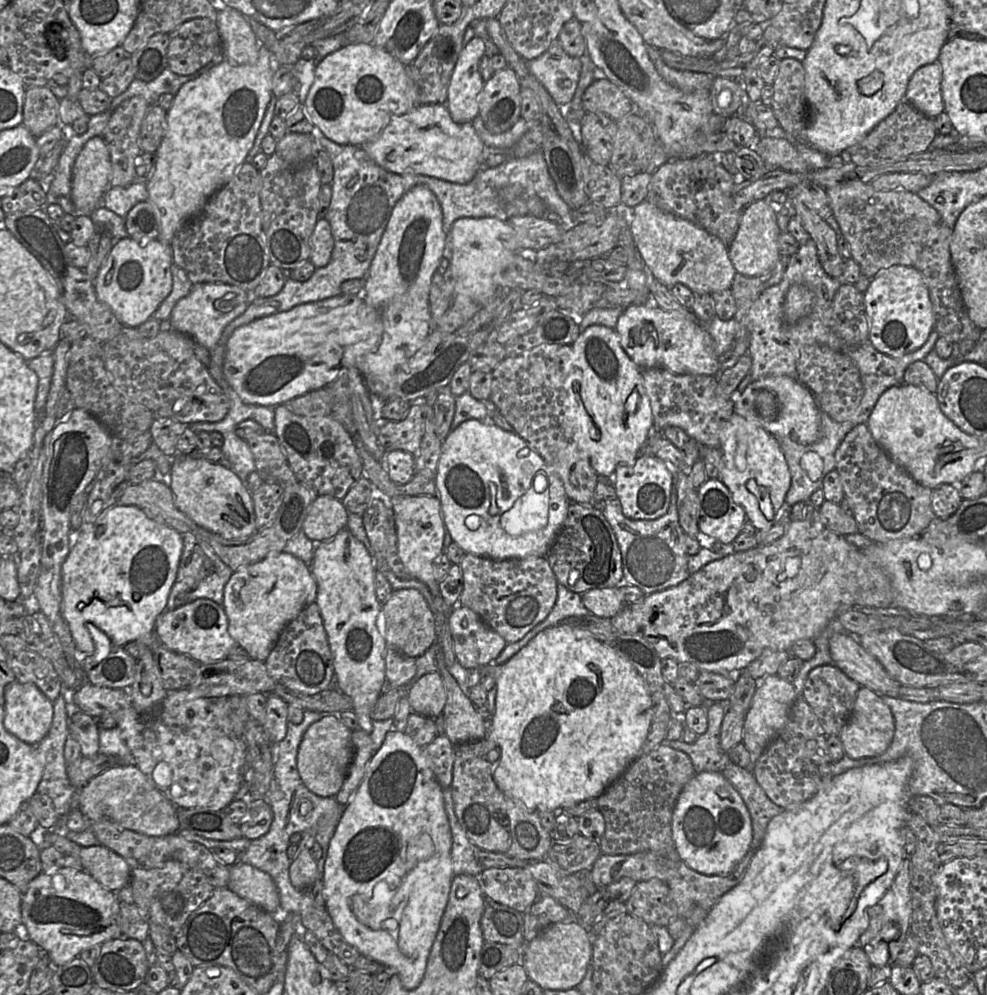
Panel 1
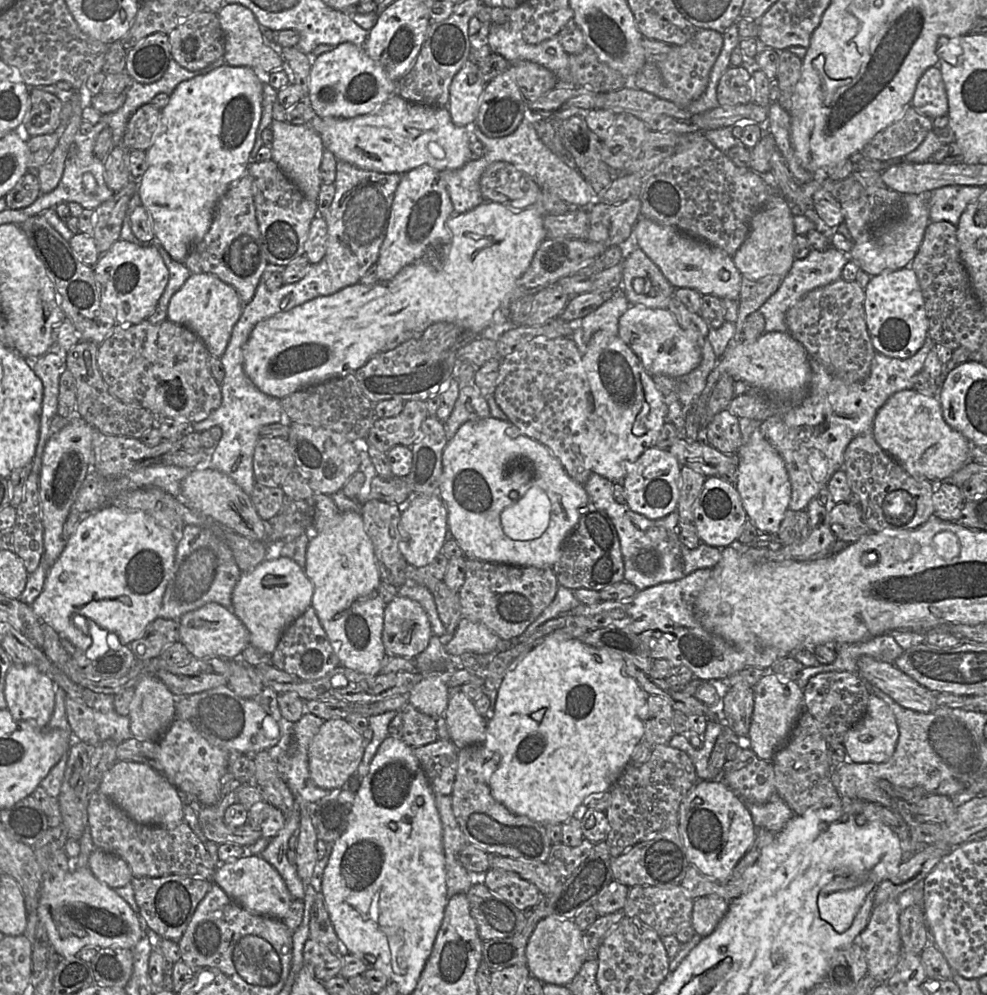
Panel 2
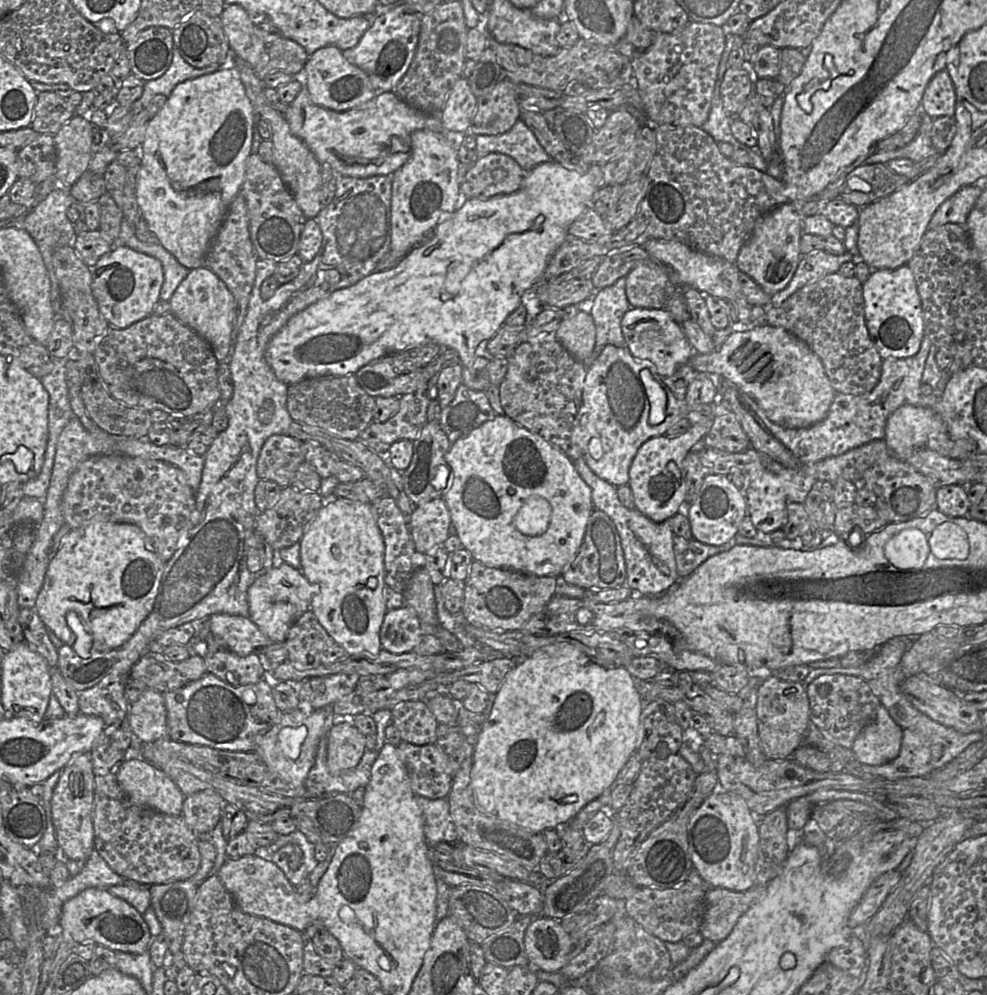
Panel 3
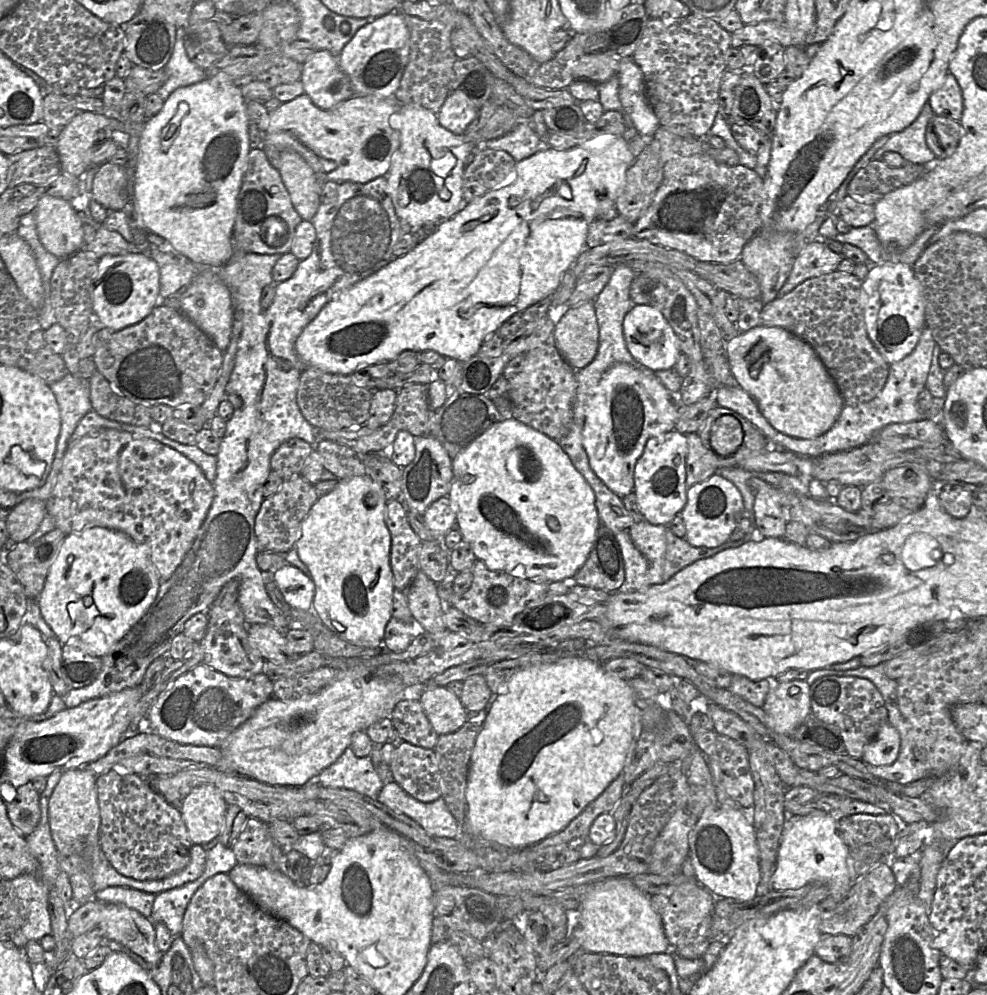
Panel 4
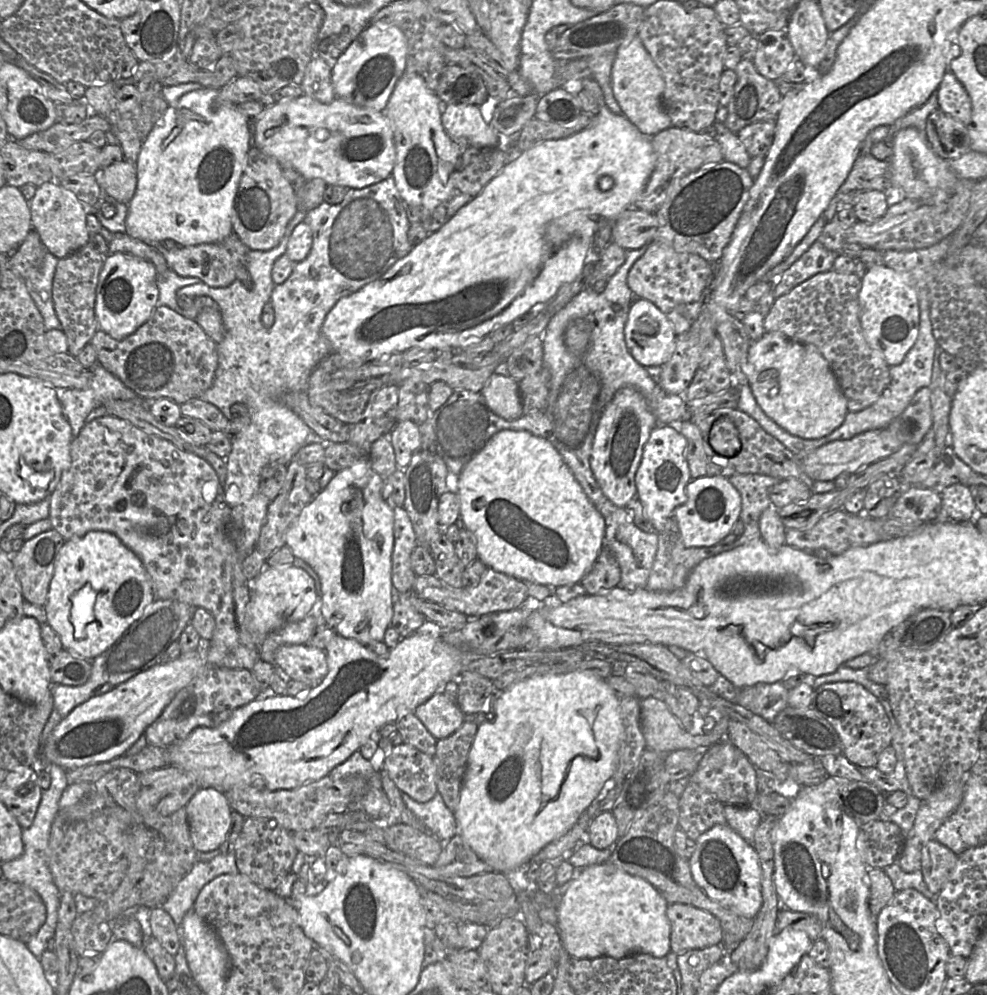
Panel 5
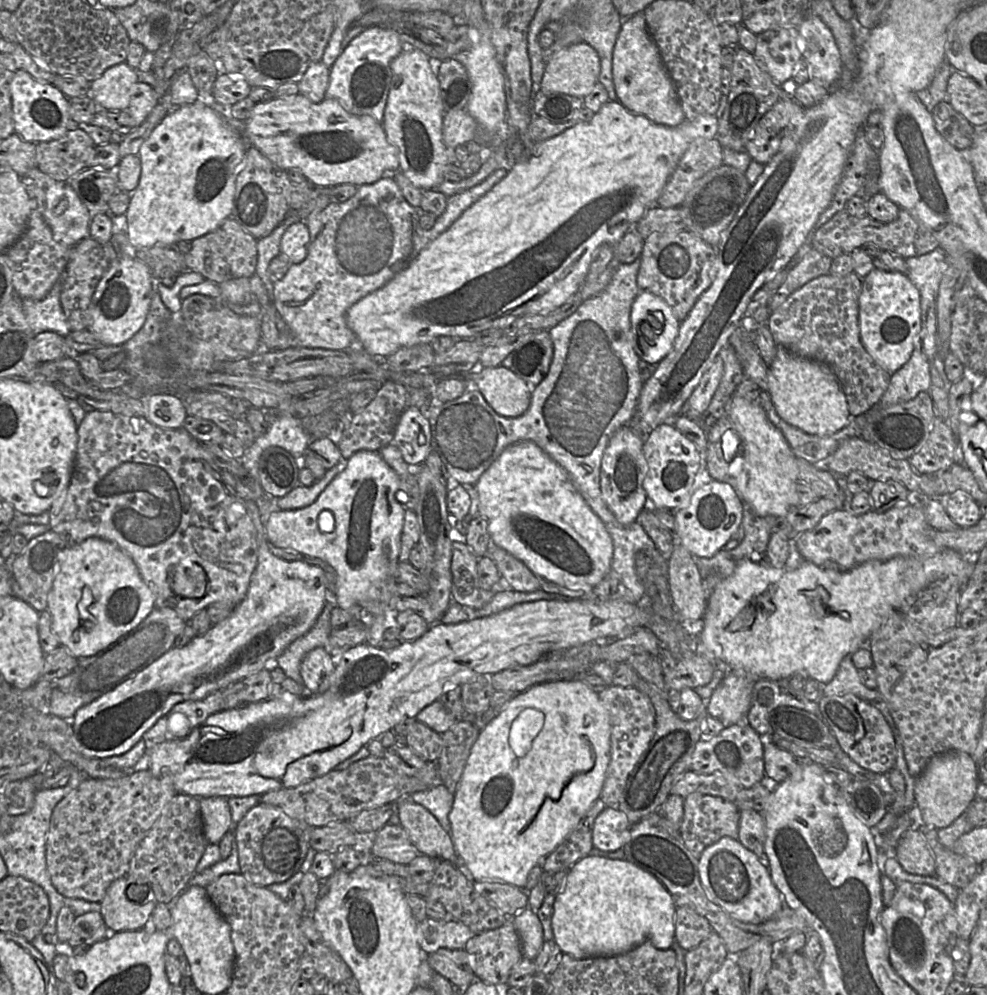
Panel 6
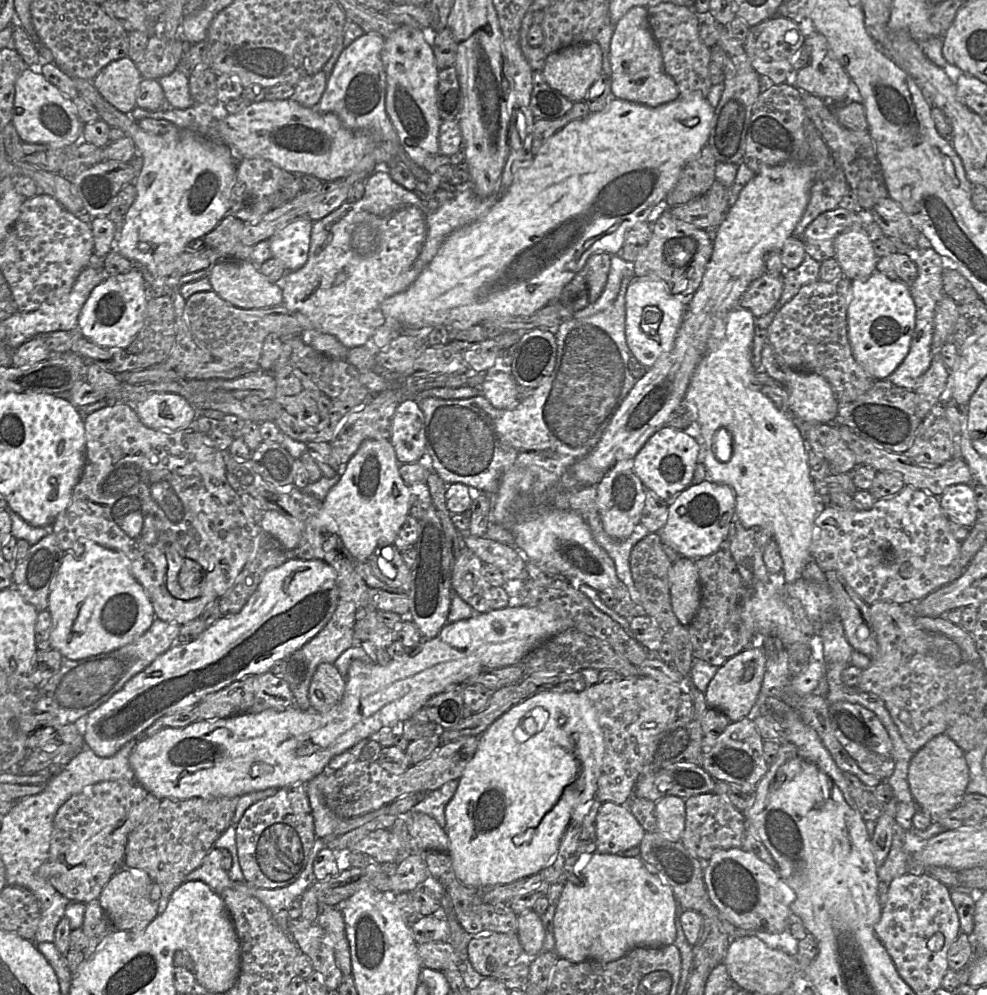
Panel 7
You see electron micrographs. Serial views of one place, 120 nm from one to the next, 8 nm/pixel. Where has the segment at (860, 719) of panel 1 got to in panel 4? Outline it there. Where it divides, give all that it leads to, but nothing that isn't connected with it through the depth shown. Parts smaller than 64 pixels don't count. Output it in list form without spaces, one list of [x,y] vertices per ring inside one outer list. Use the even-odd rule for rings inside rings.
[[[886,723],[864,748],[862,761],[873,766],[888,766],[896,761],[899,751],[900,735],[893,726]]]

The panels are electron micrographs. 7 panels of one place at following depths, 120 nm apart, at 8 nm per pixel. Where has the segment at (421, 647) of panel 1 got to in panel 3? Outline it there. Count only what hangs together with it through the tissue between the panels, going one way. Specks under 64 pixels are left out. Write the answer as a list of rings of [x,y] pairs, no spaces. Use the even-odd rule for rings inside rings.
[[[404,605],[386,613],[380,629],[380,642],[385,650],[402,654],[412,652],[422,635],[416,611],[413,607]]]

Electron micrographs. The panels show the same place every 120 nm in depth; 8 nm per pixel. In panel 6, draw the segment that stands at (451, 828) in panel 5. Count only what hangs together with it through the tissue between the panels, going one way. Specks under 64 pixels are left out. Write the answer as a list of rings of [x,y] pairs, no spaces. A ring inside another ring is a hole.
[[[443,784],[428,790],[414,792],[411,797],[415,803],[430,811],[443,829],[451,835],[451,824],[448,816],[453,805],[454,795]]]

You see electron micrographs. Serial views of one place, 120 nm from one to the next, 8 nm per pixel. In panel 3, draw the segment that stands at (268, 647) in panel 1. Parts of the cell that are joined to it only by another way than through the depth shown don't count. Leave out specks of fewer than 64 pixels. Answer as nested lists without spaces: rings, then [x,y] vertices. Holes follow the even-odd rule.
[[[284,562],[256,575],[248,588],[249,618],[272,642],[284,642],[291,625],[310,609],[315,586],[290,564]]]

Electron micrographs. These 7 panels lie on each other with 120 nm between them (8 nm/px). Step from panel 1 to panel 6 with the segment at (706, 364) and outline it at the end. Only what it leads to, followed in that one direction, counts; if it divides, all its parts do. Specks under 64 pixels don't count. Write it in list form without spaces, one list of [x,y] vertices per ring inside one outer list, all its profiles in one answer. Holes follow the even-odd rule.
[[[640,291],[630,311],[630,334],[634,351],[645,362],[656,365],[671,351],[679,325],[672,309],[661,297]]]

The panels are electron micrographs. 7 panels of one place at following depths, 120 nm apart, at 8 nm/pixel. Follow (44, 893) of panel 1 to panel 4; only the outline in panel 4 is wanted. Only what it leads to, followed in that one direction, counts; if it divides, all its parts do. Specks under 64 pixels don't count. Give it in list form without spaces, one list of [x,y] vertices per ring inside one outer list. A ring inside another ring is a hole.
[[[106,904],[97,928],[102,930],[102,937],[105,940],[113,940],[127,947],[139,955],[150,967],[156,966],[163,956],[156,946],[154,922],[134,909],[121,904]]]

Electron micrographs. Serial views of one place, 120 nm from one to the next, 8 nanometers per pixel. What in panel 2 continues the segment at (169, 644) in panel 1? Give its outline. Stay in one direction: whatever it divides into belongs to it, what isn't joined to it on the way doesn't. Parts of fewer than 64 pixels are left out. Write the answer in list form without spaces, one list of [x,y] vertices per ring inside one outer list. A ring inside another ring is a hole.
[[[208,603],[184,614],[179,619],[179,642],[185,645],[191,656],[202,658],[238,659],[250,645],[250,634],[241,620],[224,606]]]

